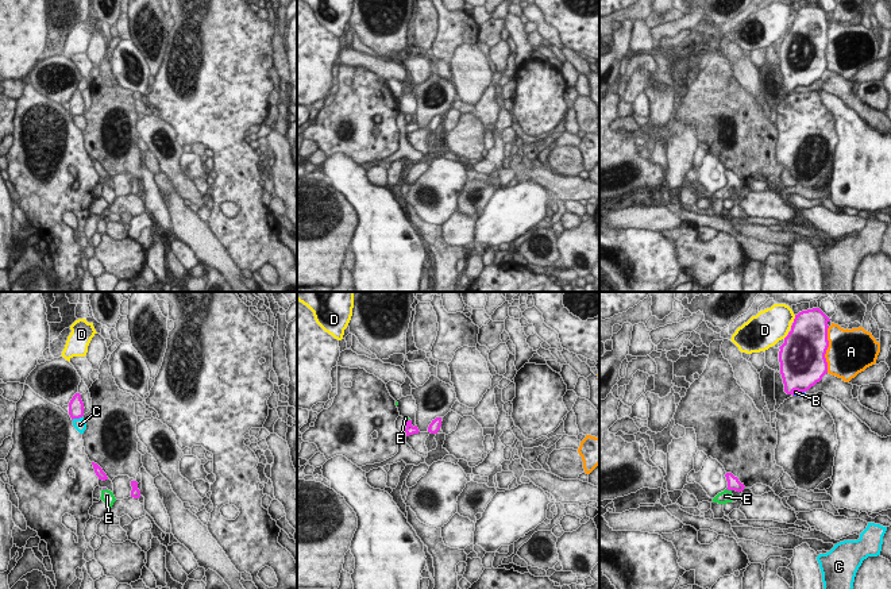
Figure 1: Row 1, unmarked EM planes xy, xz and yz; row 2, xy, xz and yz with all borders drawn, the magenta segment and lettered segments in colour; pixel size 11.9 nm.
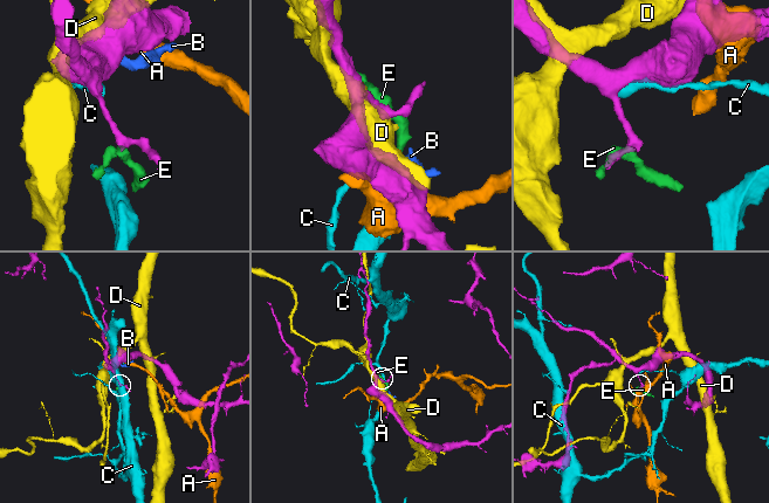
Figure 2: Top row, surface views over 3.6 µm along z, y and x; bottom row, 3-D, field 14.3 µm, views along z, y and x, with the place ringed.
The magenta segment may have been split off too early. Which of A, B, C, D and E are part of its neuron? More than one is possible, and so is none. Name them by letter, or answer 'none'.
E

